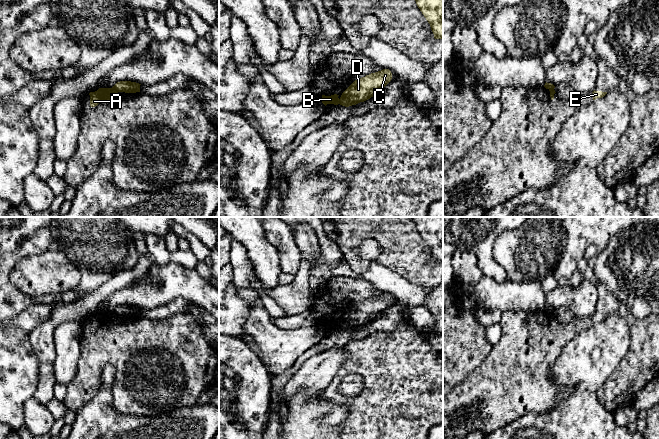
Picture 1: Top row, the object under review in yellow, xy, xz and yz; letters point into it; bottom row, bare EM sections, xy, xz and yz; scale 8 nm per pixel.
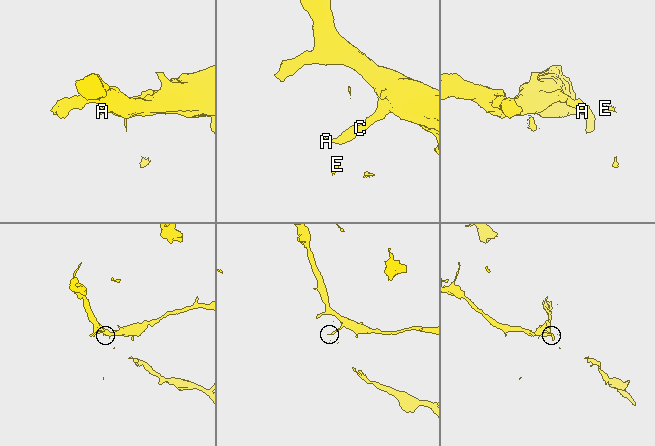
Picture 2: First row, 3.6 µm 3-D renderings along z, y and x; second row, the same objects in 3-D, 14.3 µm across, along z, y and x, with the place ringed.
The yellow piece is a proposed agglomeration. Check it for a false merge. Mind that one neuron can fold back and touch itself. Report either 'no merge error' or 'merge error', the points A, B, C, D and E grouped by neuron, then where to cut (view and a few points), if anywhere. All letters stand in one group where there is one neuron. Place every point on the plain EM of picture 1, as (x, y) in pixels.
merge error; A B E / C D; cut in xy along (112, 311), (118, 315)

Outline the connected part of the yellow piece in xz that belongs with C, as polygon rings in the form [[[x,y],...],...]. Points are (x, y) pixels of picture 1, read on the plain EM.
[[[389,293],[371,297],[355,304],[341,319],[339,328],[345,331],[356,329],[373,321],[392,303]]]

